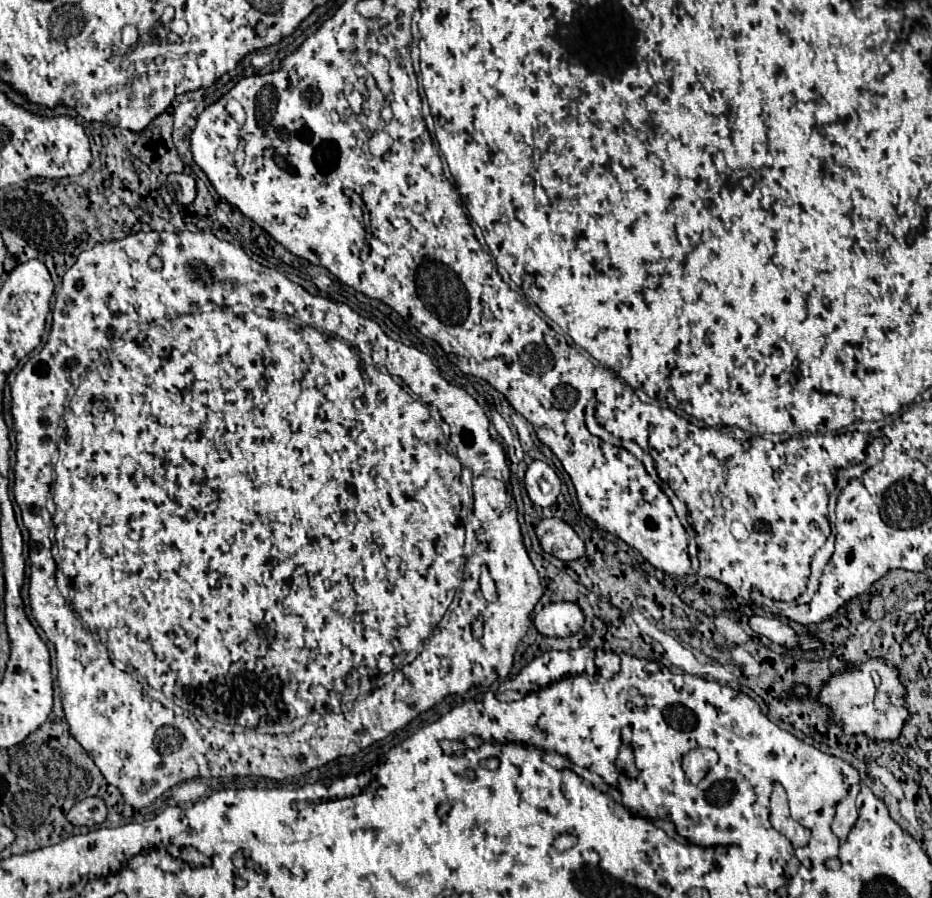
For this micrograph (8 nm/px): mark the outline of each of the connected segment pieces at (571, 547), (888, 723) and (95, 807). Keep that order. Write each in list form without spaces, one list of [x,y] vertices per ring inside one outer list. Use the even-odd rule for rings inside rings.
[[[542,519],[536,525],[536,535],[542,549],[560,561],[574,561],[584,555],[584,541],[564,519]]]
[[[870,659],[860,669],[848,667],[846,671],[832,675],[820,693],[820,703],[832,709],[832,723],[842,725],[844,733],[866,733],[872,739],[894,741],[900,735],[904,719],[908,717],[908,711],[902,707],[902,695],[904,687],[898,681],[898,671],[878,659]],[[880,693],[884,693],[886,701],[876,703]]]
[[[86,797],[78,801],[70,811],[68,811],[68,821],[72,825],[84,825],[84,827],[96,827],[102,825],[106,819],[106,805],[100,797]]]

